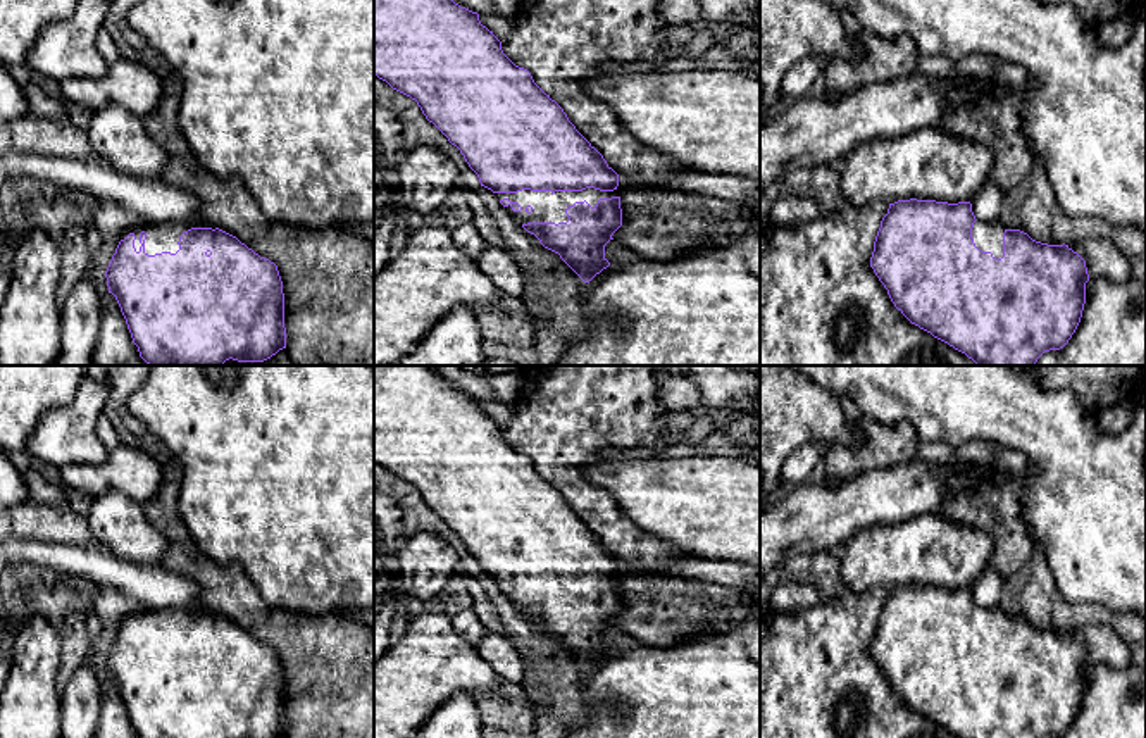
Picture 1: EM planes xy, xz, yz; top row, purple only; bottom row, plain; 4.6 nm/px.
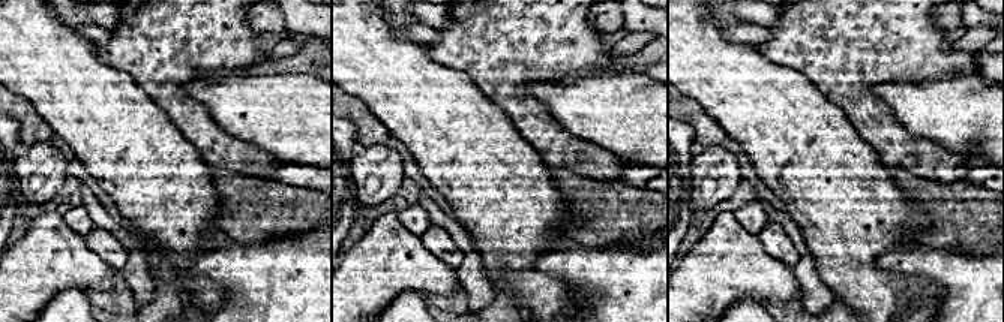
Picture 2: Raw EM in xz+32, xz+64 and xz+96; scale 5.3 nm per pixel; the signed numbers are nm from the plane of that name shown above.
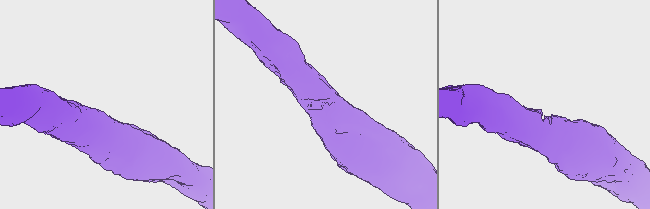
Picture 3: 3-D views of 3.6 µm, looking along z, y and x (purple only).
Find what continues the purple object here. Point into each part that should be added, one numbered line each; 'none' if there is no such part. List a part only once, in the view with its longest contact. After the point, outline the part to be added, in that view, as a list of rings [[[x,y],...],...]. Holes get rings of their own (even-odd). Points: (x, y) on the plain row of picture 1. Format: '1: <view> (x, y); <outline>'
1: xy (161, 623); [[[140,607],[138,610],[124,617],[121,626],[124,626],[129,619],[133,619],[136,622],[134,635],[136,638],[140,638],[141,633],[140,619],[145,617],[146,619],[146,626],[143,629],[145,640],[148,641],[155,641],[162,638],[176,640],[179,636],[178,631],[179,622],[191,614],[212,614],[212,612],[203,607],[167,607],[167,609]]]

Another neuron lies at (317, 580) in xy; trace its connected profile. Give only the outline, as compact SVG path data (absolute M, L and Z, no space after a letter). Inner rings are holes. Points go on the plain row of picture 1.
M150 366L146 379L129 395L126 409L134 419L159 436L181 464L183 479L178 497L179 516L196 547L207 557L224 566L240 562L262 598L272 607L314 616L334 612L374 626L374 366Z

